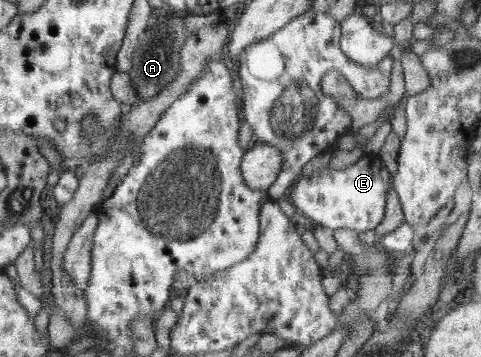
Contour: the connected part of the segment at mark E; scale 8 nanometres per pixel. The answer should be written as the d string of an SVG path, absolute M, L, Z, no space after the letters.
M364 154L358 161L343 169L327 167L317 175L302 177L290 189L290 198L313 224L332 230L347 228L368 232L378 228L386 216L389 190L393 175L380 155Z

